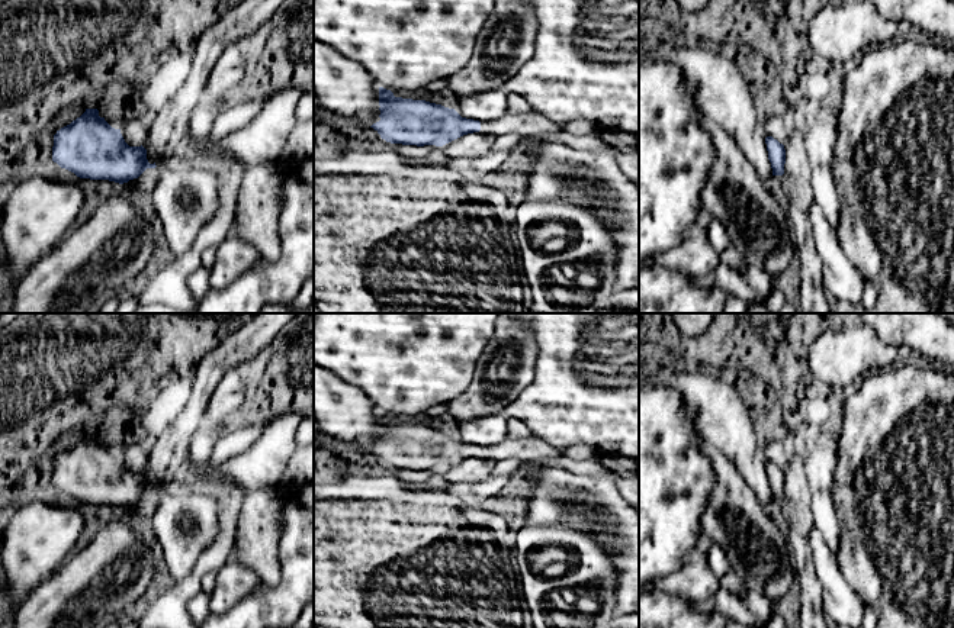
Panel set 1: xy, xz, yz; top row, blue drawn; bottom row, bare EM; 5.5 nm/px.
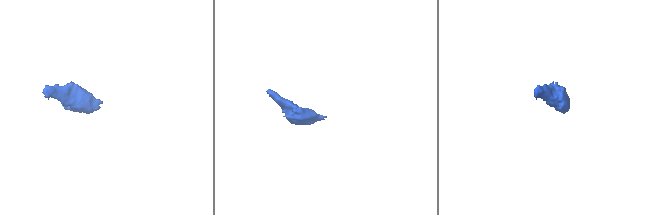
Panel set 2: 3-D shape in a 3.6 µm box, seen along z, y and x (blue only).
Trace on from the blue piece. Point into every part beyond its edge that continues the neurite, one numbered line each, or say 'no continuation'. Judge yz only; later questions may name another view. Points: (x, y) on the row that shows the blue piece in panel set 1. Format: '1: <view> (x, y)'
1: yz (774, 183)

